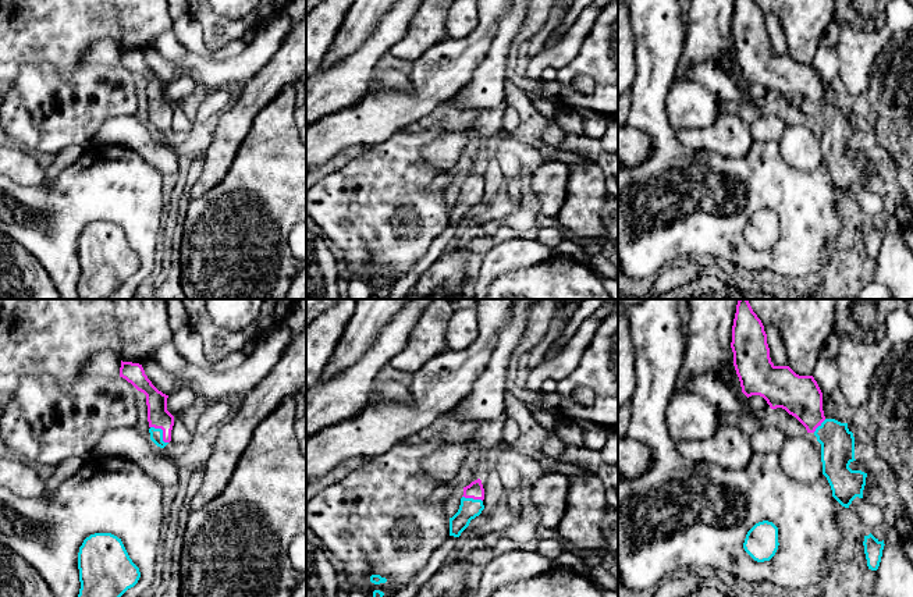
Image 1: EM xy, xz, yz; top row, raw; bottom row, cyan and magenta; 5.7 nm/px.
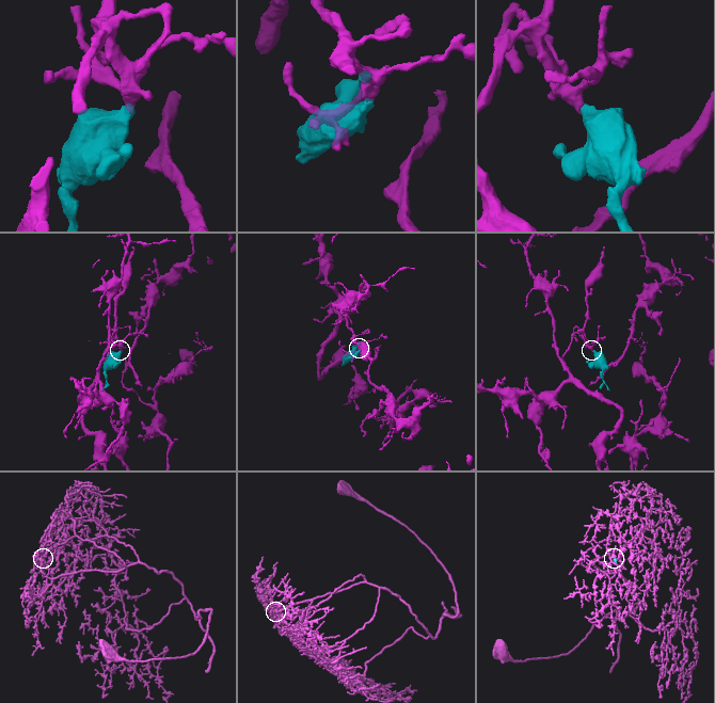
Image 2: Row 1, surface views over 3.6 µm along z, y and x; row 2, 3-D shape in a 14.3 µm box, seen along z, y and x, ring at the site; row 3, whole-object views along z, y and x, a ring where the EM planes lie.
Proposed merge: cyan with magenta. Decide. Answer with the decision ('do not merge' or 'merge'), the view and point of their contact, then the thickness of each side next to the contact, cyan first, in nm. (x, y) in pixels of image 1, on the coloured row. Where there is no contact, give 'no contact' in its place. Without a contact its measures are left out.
merge | xy (162, 432) | 80/130 nm

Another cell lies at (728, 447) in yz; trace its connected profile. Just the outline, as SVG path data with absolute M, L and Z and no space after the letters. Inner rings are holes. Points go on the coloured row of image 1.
M722 423L711 437L678 441L675 448L692 463L714 463L727 470L745 469L754 455L749 434Z

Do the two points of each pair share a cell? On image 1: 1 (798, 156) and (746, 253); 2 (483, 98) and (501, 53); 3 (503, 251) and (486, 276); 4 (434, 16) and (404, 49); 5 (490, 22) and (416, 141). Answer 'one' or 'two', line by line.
1: two
2: one
3: one
4: one
5: two

